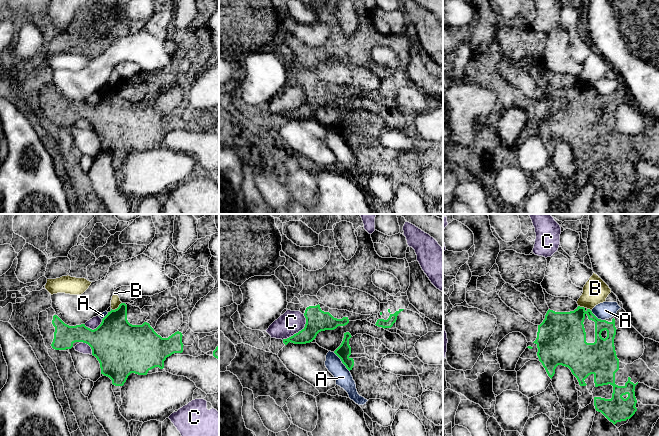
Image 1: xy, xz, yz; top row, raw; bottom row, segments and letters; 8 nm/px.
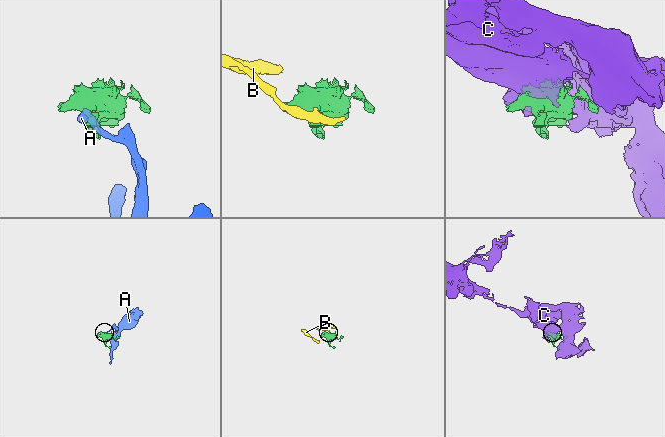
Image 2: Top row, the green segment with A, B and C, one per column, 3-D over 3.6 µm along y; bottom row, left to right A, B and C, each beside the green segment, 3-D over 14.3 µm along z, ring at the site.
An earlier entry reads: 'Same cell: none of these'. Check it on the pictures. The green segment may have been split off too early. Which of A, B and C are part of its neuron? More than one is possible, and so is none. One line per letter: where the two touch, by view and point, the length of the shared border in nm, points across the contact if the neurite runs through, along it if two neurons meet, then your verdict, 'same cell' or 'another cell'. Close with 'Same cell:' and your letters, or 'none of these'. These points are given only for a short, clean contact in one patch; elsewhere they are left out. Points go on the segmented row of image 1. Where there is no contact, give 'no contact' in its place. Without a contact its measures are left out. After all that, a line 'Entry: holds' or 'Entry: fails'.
A: meets green in xz at (342, 362); contact 200 nm long; another cell
B: meets green in xy at (117, 308); contact 110 nm long; border along xy (121, 302), (116, 308), (111, 309); another cell
C: meets green in xz at (299, 331); contact 280 nm long; border along xz (304, 314), (305, 325), (297, 332), (282, 339); another cell
Same cell: none of these
Entry: holds

